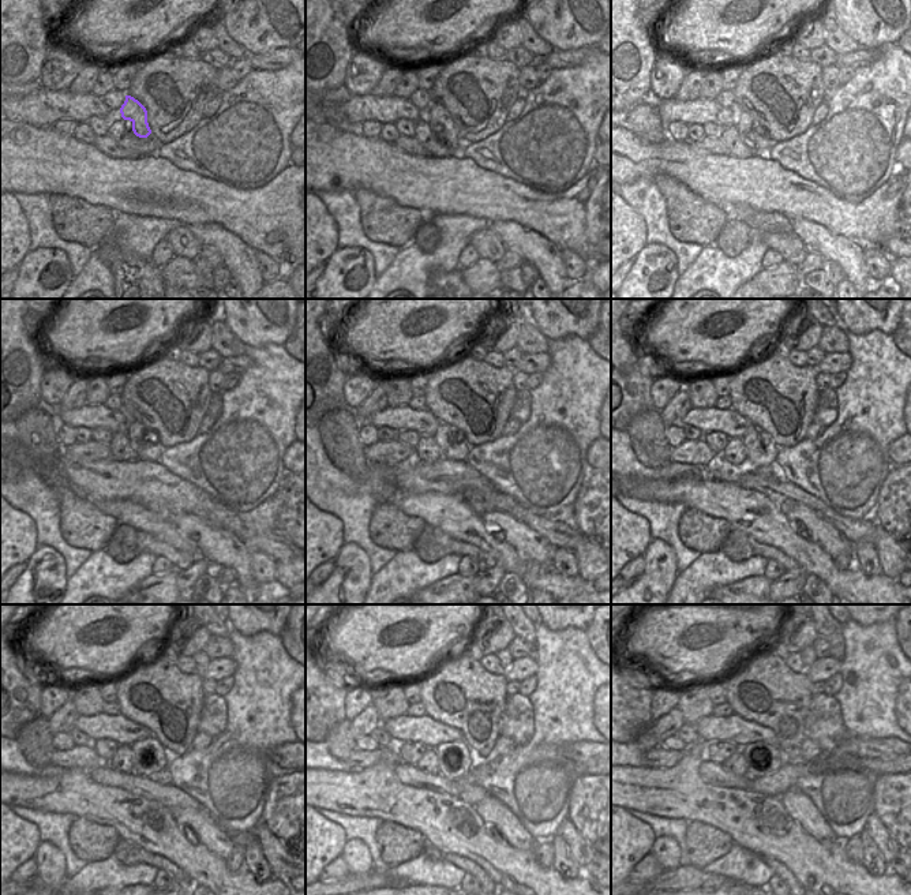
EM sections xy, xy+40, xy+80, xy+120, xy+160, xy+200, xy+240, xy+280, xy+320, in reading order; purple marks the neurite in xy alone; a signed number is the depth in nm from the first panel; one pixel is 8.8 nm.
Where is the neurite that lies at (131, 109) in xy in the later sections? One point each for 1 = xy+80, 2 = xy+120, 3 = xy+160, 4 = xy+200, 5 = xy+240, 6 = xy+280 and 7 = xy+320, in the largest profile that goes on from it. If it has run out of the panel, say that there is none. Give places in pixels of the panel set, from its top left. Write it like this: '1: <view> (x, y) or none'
1: xy+80 (749, 130)
2: xy+120 (145, 444)
3: xy+160 (452, 444)
4: xy+200 (761, 449)
5: xy+240 (149, 757)
6: xy+280 (454, 759)
7: xy+320 (763, 759)

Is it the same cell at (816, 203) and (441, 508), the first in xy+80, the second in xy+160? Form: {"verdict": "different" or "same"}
{"verdict": "different"}

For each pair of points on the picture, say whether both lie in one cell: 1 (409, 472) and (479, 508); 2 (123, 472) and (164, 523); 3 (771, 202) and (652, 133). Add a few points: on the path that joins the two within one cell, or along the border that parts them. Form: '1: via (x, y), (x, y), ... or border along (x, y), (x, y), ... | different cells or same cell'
1: via (427, 476), (452, 476), (465, 490) | same cell
2: border along (127, 498), (158, 515), (171, 515), (173, 517) | different cells
3: border along (632, 131), (644, 142), (662, 142), (666, 138) | different cells

